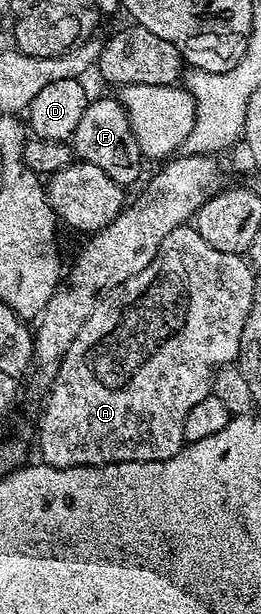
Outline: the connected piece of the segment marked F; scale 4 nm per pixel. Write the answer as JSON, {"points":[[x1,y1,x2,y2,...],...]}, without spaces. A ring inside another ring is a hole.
{"points":[[92,97,69,142,78,161,97,164,97,168,101,168,105,176,112,178,121,187,130,188,143,174,143,153,137,144,137,136,133,136,127,111,116,97]]}

